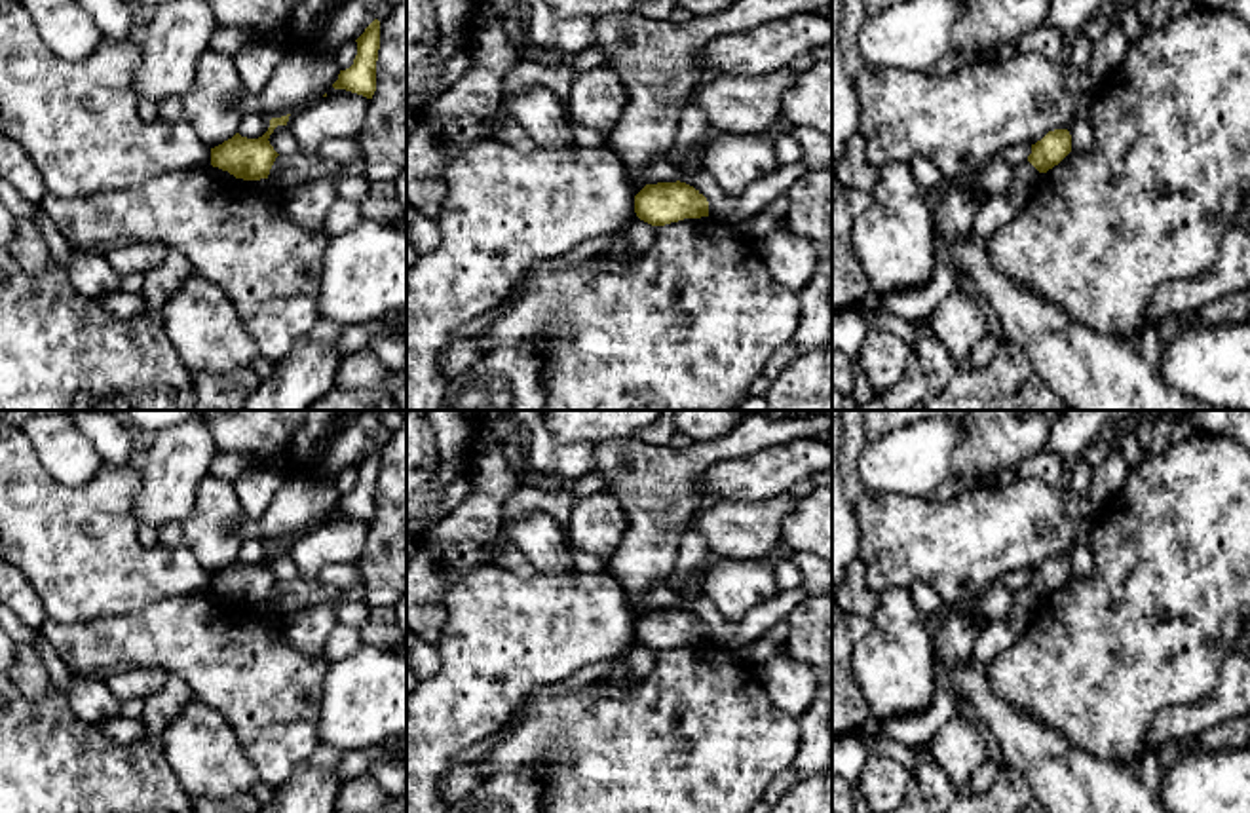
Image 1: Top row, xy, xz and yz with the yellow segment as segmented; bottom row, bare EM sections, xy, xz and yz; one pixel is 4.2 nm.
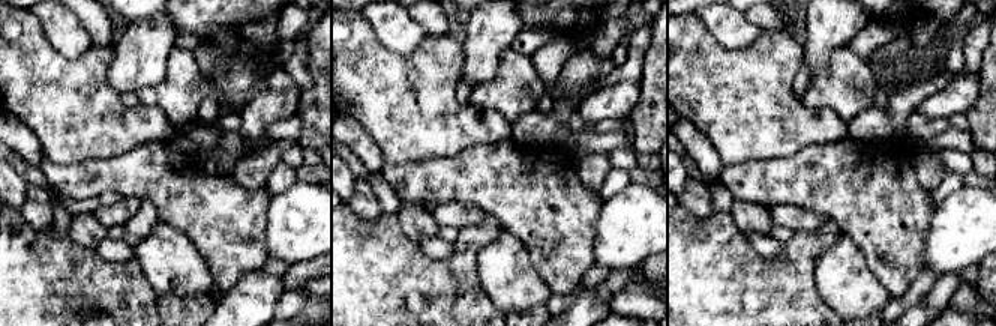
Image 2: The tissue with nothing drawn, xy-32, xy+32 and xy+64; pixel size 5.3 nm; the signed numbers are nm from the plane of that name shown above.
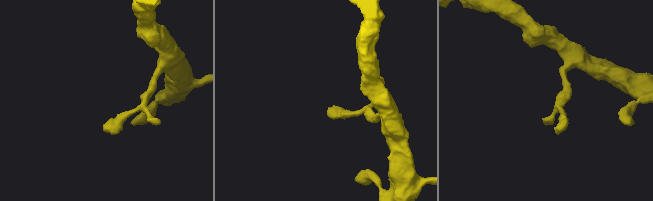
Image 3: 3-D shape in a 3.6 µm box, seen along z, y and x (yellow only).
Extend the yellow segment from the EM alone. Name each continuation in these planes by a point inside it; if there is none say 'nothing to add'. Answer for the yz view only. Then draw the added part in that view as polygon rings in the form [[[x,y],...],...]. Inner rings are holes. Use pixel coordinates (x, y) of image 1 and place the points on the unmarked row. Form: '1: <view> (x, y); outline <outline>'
nothing to add

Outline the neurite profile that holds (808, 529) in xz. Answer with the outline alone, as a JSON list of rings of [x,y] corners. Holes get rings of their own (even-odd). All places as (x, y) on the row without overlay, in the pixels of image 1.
[[[815,486],[798,500],[783,522],[783,541],[790,553],[811,553],[832,564],[832,486]]]

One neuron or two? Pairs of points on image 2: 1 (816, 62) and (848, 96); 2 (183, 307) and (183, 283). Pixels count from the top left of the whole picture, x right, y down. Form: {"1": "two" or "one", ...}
{"1": "two", "2": "two"}

